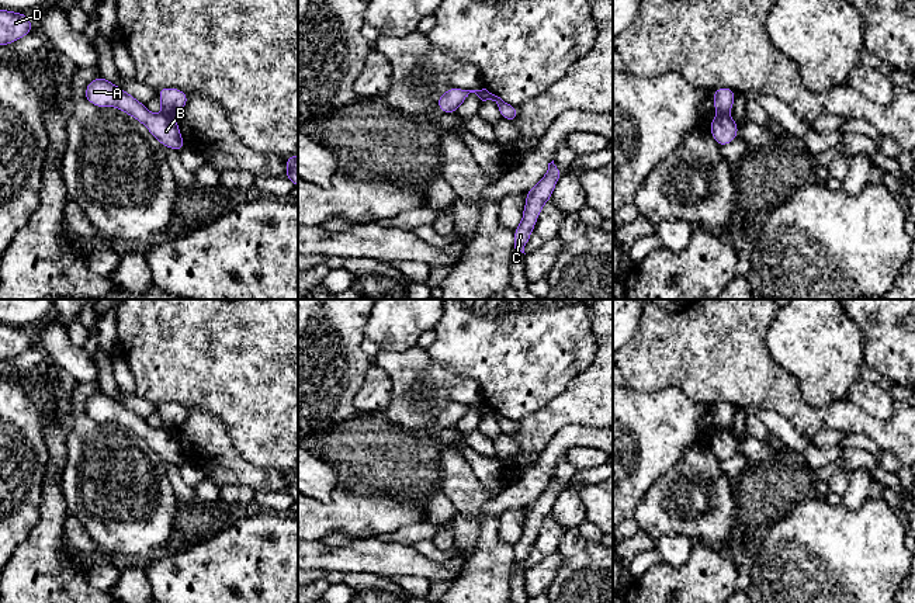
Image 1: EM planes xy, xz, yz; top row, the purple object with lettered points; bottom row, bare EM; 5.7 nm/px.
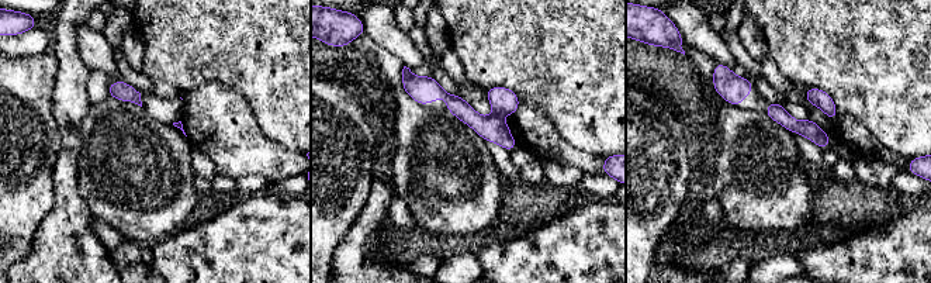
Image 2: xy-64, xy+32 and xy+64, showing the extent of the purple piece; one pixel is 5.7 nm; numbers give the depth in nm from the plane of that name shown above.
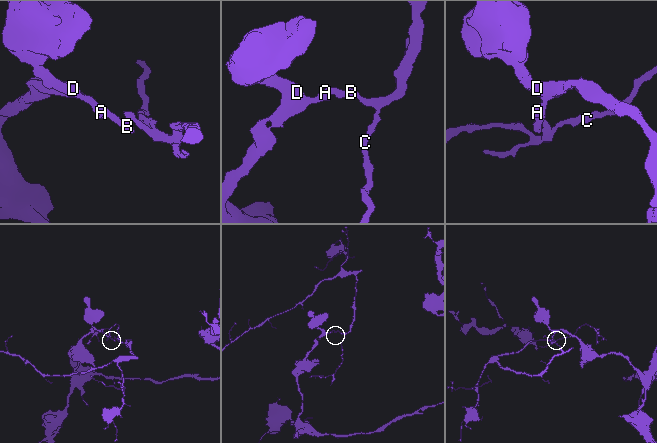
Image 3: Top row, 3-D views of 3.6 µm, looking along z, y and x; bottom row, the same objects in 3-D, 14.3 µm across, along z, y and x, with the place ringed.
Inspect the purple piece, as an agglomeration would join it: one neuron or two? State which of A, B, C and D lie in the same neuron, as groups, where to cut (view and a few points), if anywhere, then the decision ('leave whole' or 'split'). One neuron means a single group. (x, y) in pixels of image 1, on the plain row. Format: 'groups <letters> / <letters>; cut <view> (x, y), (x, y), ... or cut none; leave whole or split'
groups A B D / C; cut xy (163, 426), (173, 432); split

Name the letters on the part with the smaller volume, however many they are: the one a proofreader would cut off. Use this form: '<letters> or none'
C

